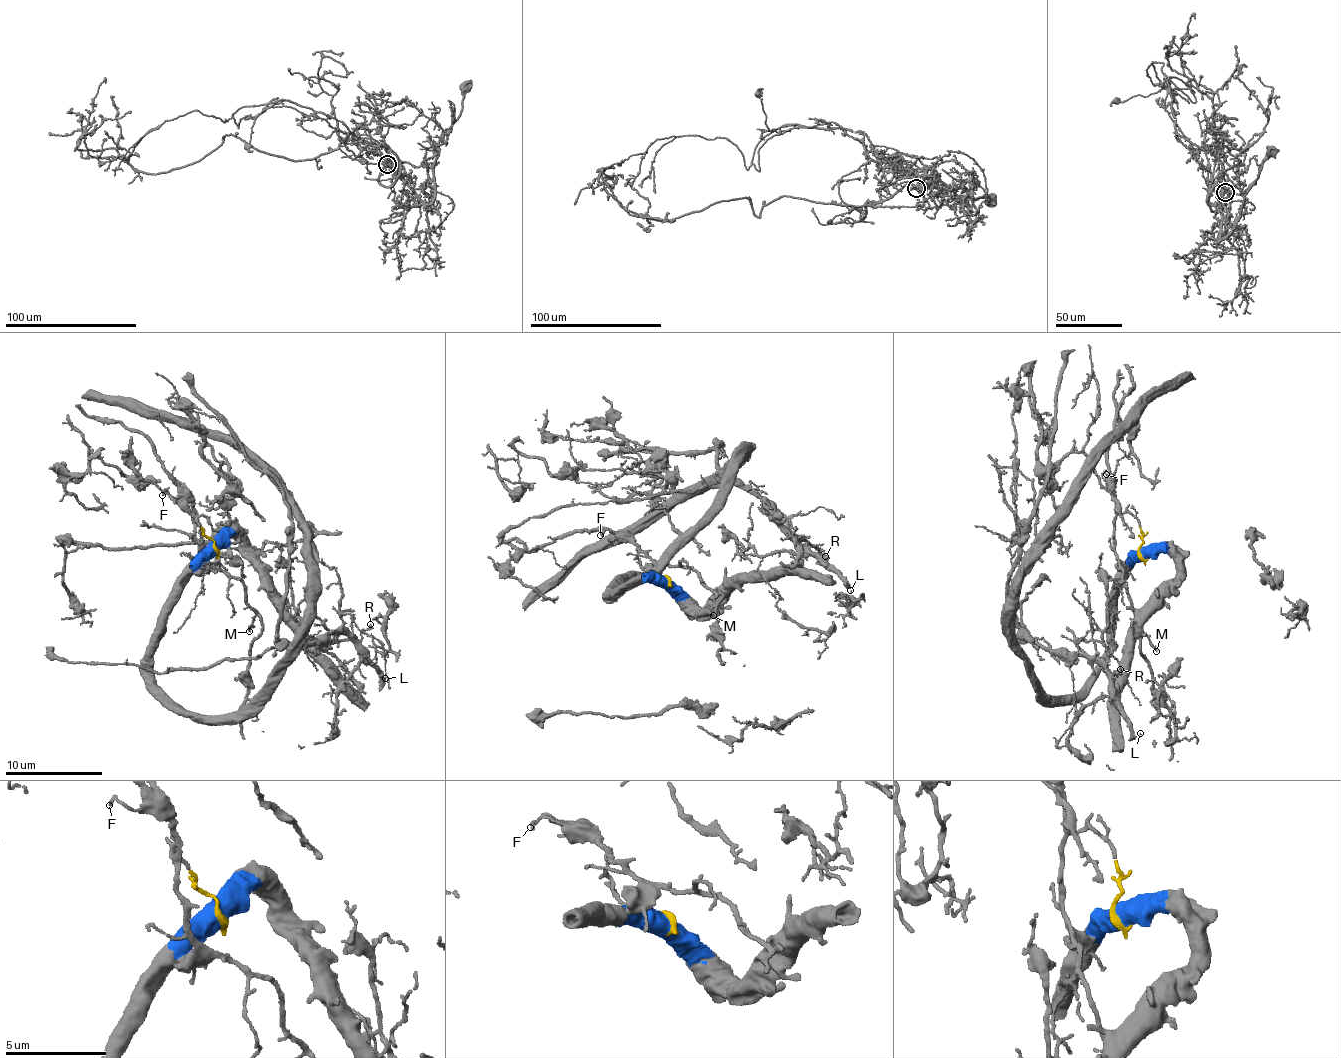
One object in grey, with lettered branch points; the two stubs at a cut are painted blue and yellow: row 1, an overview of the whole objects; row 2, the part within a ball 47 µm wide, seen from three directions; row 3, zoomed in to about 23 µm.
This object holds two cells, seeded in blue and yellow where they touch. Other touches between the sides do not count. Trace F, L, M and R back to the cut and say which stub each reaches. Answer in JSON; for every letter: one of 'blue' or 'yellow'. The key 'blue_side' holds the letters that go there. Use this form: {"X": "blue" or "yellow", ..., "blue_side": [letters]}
{"F": "yellow", "L": "blue", "M": "yellow", "R": "blue", "blue_side": ["L", "R"]}

